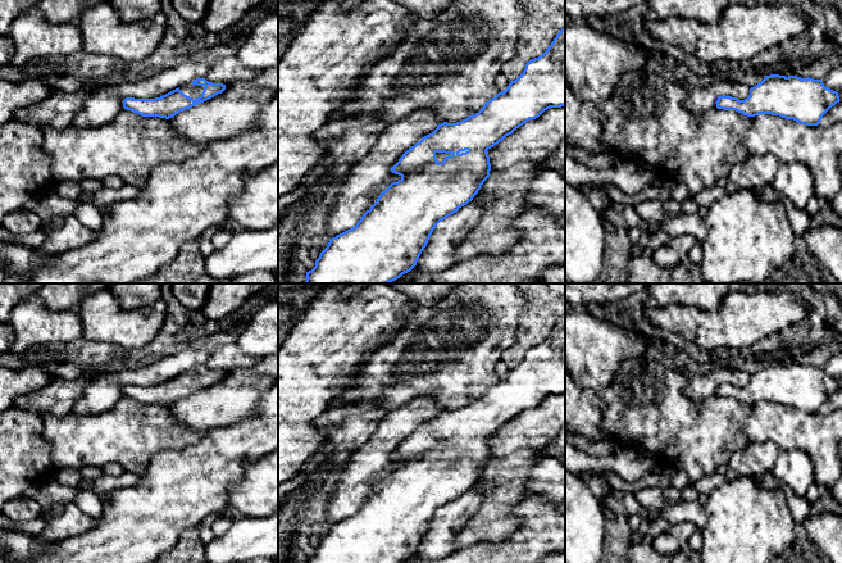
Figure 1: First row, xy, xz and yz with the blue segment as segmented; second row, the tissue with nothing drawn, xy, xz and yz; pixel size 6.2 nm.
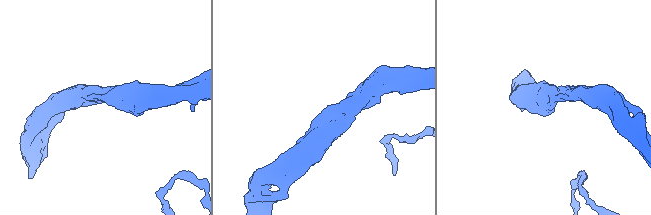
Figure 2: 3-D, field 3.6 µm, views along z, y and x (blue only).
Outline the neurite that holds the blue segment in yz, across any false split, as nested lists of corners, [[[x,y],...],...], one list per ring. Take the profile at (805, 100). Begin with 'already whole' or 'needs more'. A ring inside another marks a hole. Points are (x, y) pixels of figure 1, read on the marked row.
already whole | [[[770,74],[751,87],[745,100],[718,96],[716,108],[747,117],[772,114],[818,126],[823,115],[839,101],[838,92],[825,87],[821,80]]]

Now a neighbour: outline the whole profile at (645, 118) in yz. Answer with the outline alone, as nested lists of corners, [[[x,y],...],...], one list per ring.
[[[643,68],[624,73],[615,94],[596,105],[604,119],[602,145],[620,153],[620,158],[641,159],[663,178],[684,185],[695,196],[715,186],[719,178],[728,178],[734,164],[747,160],[743,137],[751,127],[751,117],[724,109],[696,115],[683,105],[687,92],[682,81],[664,80]]]

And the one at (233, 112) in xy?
[[[278,65],[250,81],[228,83],[222,94],[167,121],[179,136],[194,142],[229,139],[254,130],[259,112],[277,91]]]

